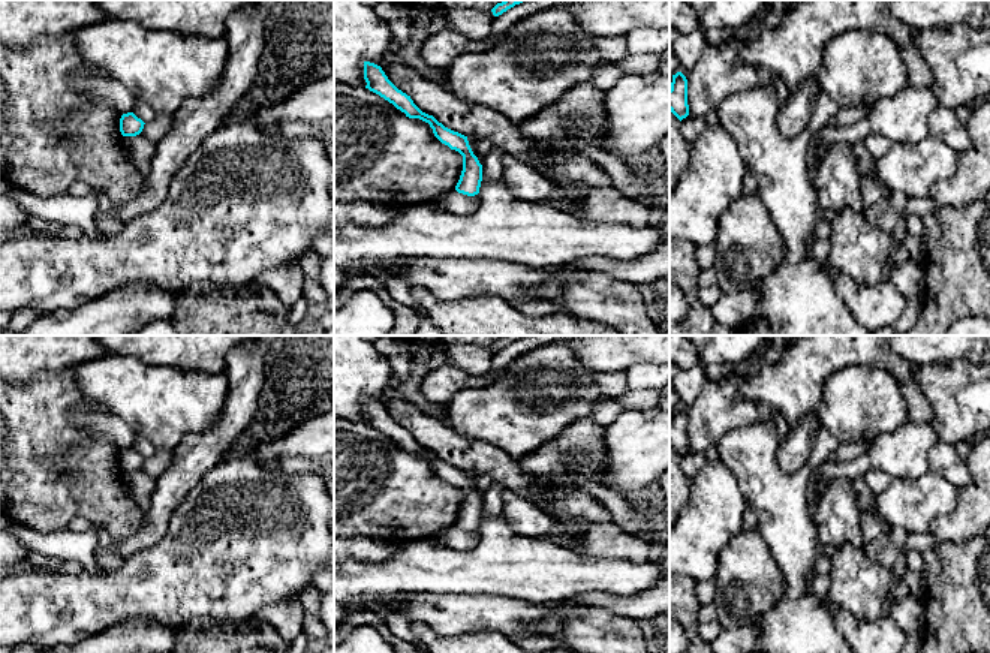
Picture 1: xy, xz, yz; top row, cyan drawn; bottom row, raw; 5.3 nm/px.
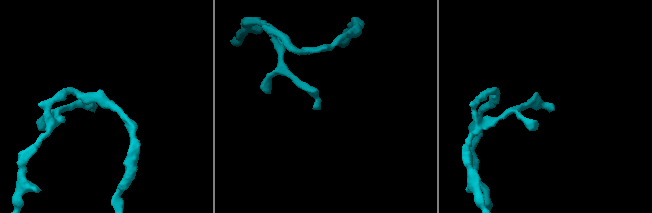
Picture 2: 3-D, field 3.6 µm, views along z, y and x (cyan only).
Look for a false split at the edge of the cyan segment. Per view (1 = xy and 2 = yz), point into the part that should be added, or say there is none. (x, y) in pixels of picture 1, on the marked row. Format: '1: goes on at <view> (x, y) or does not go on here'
1: does not go on here
2: does not go on here

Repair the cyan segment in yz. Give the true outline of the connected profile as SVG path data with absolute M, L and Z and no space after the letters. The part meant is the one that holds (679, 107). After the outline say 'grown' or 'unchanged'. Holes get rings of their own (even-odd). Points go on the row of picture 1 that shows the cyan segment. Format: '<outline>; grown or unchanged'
M681 72L672 75L669 88L669 111L681 121L689 115L687 79Z; unchanged

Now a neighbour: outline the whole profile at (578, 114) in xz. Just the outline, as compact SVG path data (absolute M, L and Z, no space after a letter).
M592 81L577 84L550 106L520 123L520 130L529 141L547 151L548 160L559 150L580 154L577 141L604 148L605 96L607 91L596 88Z

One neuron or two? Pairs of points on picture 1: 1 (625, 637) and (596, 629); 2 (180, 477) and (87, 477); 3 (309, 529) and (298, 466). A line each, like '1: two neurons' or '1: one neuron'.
1: one neuron
2: two neurons
3: two neurons

